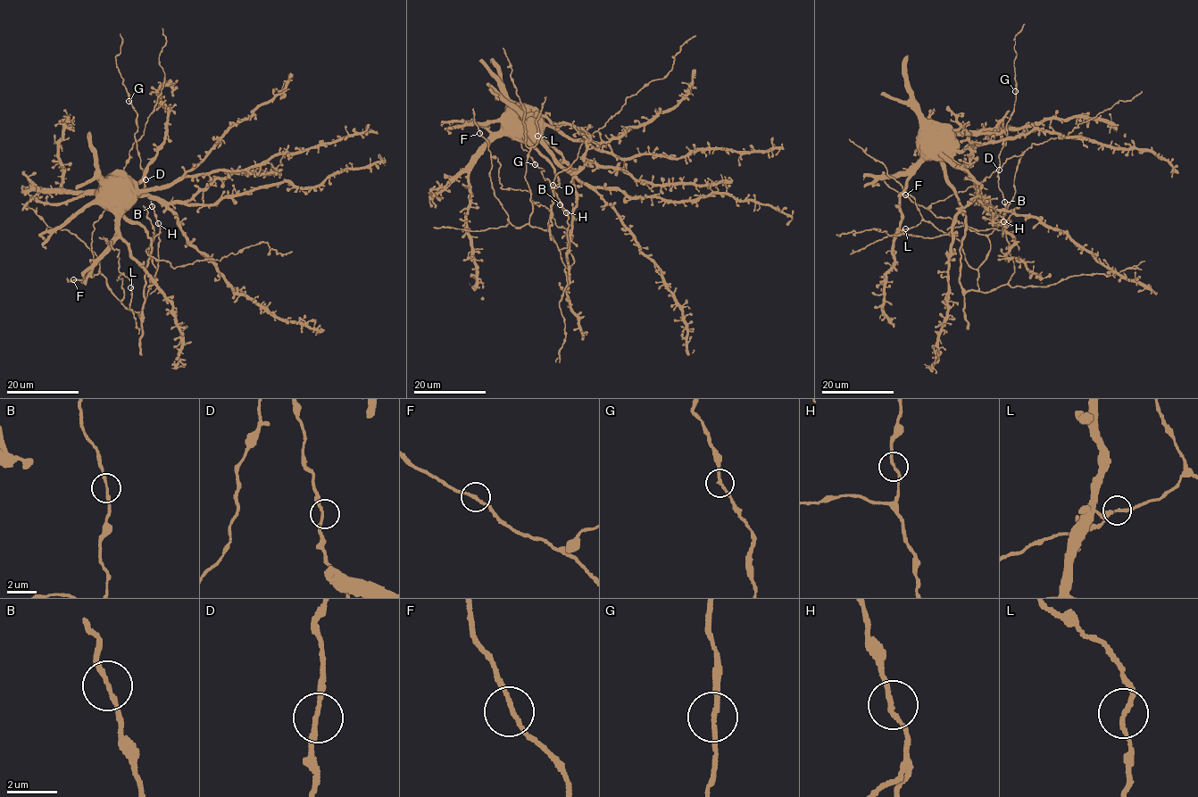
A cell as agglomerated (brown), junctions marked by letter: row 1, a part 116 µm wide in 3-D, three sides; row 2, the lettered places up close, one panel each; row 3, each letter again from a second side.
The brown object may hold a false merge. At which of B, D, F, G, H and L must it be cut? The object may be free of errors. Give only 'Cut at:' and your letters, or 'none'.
Cut at: none

